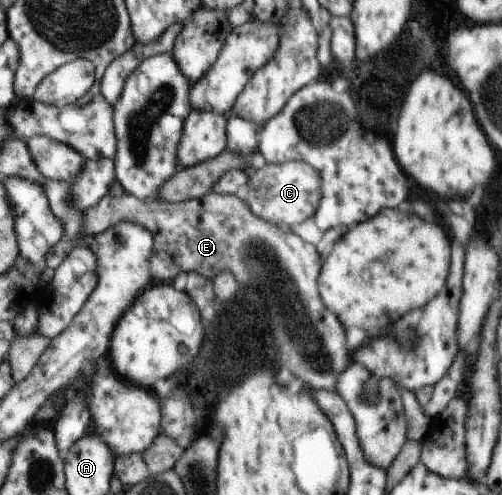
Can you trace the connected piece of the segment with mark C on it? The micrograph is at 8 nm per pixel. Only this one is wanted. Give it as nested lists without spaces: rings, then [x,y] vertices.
[[[293,160],[280,164],[265,164],[263,168],[250,172],[249,183],[251,190],[248,194],[247,205],[255,215],[264,220],[289,229],[293,225],[309,219],[321,201],[322,173],[306,161]]]

